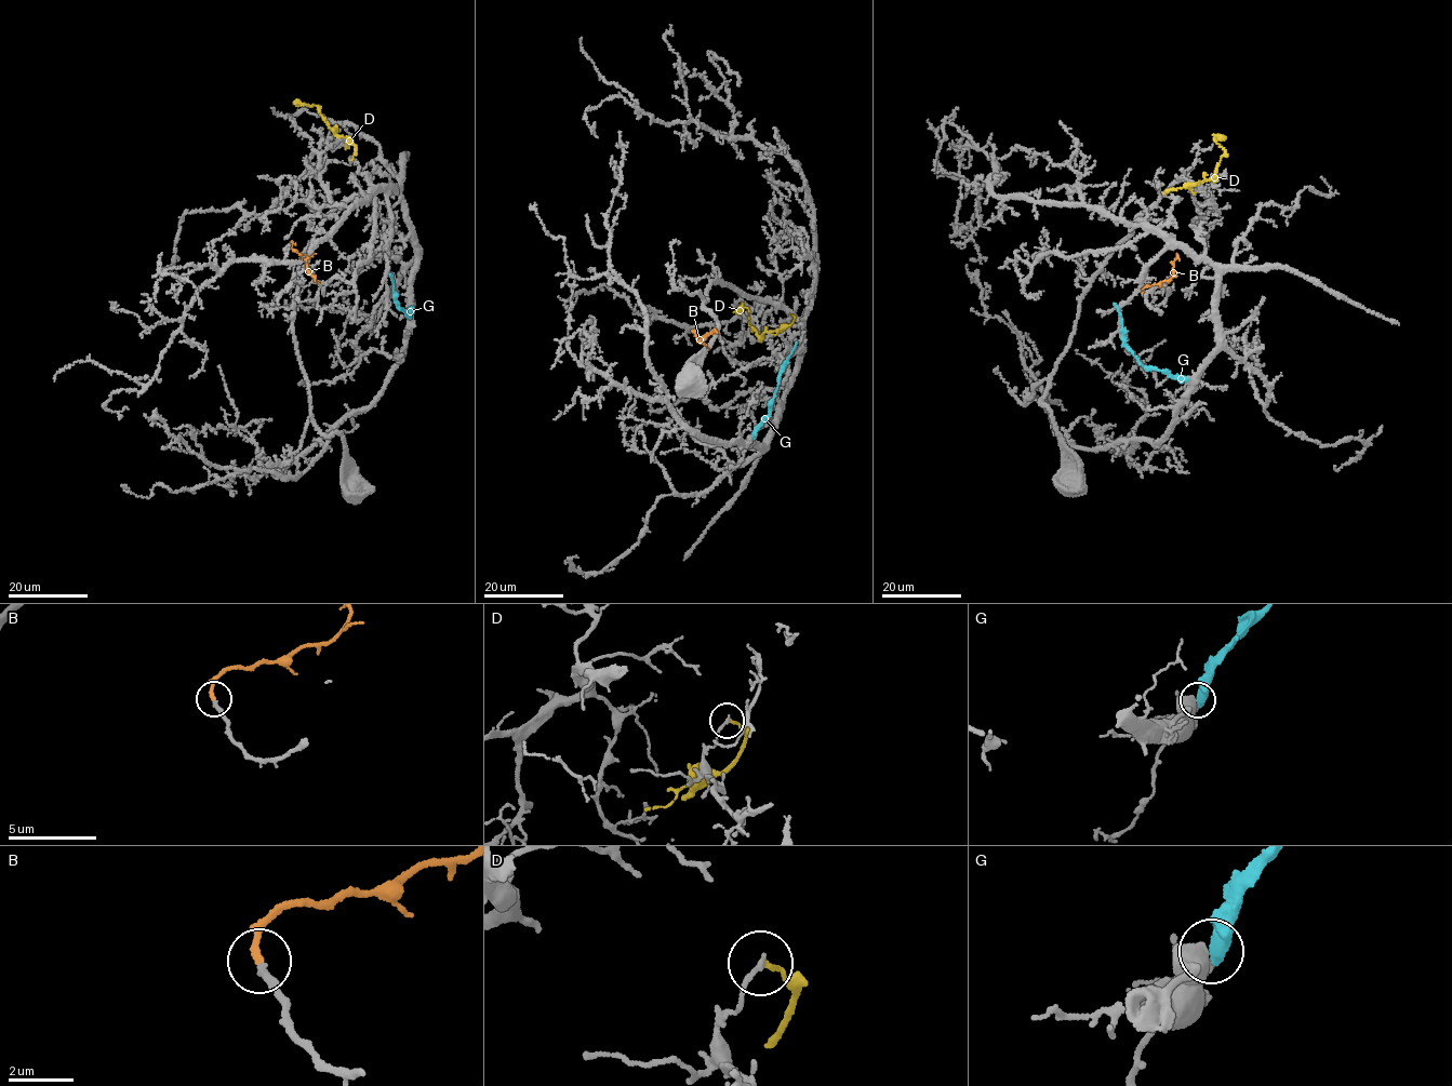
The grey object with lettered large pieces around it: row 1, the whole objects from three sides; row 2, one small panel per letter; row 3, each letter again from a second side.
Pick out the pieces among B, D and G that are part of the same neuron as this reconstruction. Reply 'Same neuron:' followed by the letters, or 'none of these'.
Same neuron: B

